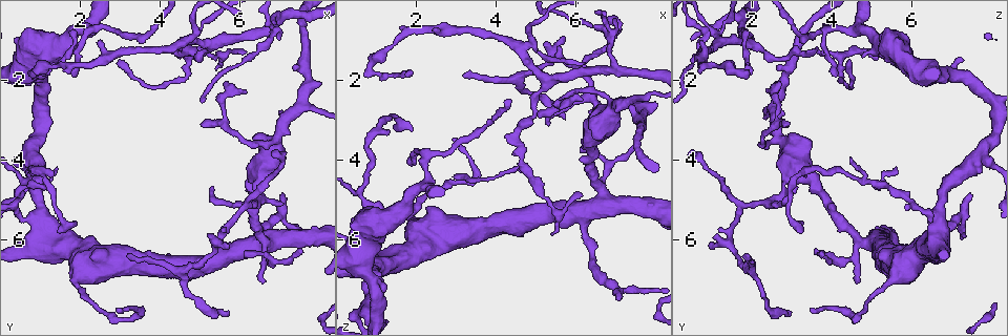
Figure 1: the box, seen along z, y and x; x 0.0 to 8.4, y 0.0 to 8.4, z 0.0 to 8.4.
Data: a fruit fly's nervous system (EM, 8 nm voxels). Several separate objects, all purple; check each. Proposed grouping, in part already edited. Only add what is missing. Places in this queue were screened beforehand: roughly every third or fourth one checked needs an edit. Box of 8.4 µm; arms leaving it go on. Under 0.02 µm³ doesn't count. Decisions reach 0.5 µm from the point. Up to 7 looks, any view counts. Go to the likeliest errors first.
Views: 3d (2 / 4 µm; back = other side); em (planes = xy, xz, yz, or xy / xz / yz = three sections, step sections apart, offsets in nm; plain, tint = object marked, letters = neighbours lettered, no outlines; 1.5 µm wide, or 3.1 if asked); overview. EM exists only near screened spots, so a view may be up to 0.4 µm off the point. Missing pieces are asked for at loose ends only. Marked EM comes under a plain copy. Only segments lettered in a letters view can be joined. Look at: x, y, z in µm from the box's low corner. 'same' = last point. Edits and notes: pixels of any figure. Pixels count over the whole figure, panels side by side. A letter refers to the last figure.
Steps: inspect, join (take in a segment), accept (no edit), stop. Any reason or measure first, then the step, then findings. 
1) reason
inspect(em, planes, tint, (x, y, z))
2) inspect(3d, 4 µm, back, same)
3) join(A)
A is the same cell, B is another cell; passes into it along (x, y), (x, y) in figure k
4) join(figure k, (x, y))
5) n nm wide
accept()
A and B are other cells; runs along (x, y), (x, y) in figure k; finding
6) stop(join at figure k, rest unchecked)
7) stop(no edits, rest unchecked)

tapers out
inspect(em, xy, step 8, tint, (6.15, 6.40, 3.80))

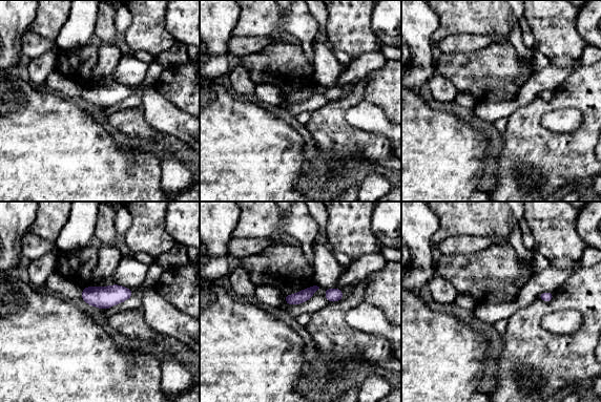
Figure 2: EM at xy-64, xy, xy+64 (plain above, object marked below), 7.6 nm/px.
inspect(em, planes, letters, same)

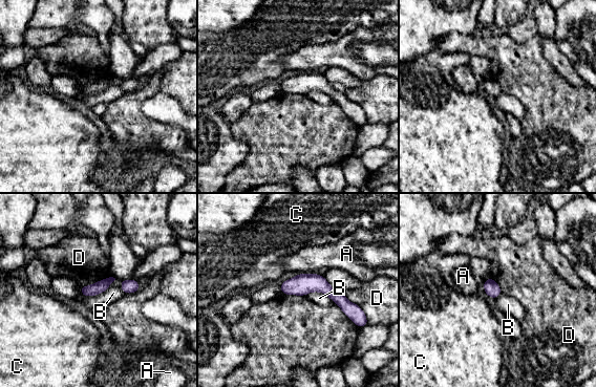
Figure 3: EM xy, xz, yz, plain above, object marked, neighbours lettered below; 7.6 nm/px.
accept()
A, B, C and D are other cells; border along (115, 278), (101, 293), (81, 295) in figure 3; no lettered segment goes on from it

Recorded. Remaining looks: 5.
an open end
inspect(em, xy, step 4, tint, (2.90, 1.55, 4.45))

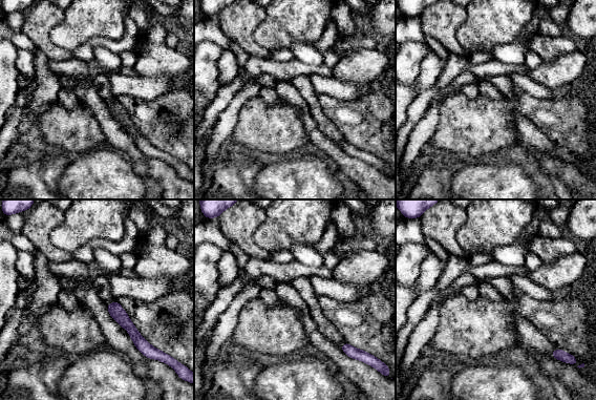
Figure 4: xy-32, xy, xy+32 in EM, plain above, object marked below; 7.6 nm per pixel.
inspect(em, planes, letters, same)

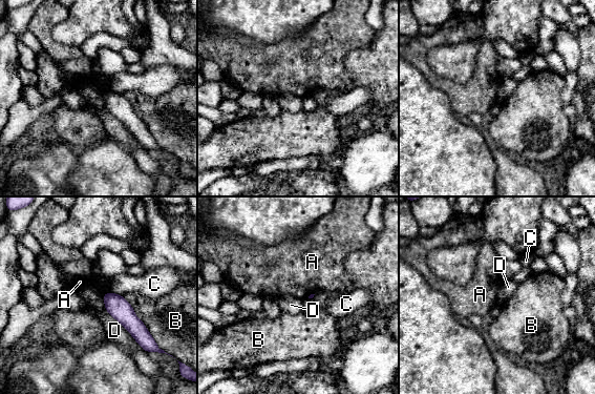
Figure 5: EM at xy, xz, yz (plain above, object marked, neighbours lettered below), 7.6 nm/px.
accept()
A, B, C and D are other cells; border along (102, 294), (104, 308), (136, 341) in figure 5; no lettered segment goes on from it

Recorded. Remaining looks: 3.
tapers out
inspect(3d, 4 µm, (1.85, 0.75, 1.85))

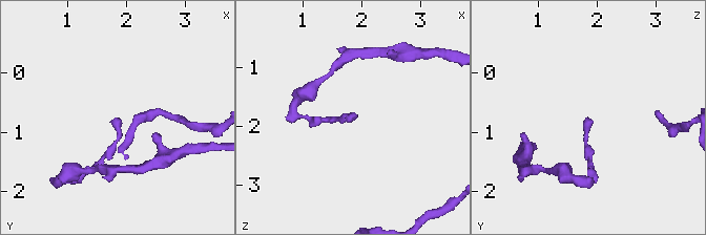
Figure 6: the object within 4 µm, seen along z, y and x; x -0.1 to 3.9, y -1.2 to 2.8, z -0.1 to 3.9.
inspect(em, yz, step 4, tint, (1.85, 0.70, 1.85))

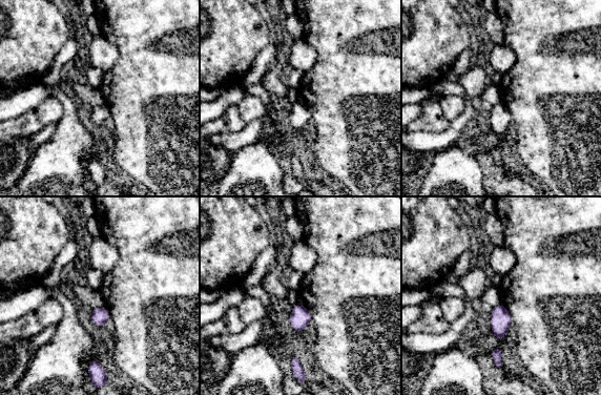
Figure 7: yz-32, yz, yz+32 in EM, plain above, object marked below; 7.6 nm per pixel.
inspect(em, planes, letters, same)

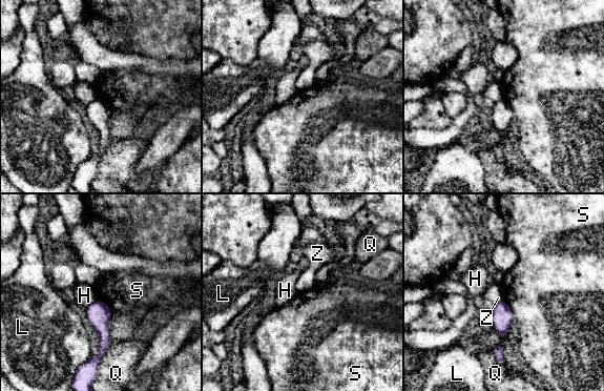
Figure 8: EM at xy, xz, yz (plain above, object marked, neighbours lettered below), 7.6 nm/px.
150 nm wide
accept()
H, L, Q, S and Z are other cells; border along (503, 300), (514, 317) in figure 8; no lettered segment goes on from it

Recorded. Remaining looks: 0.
stop(no edits, rest unchecked)

